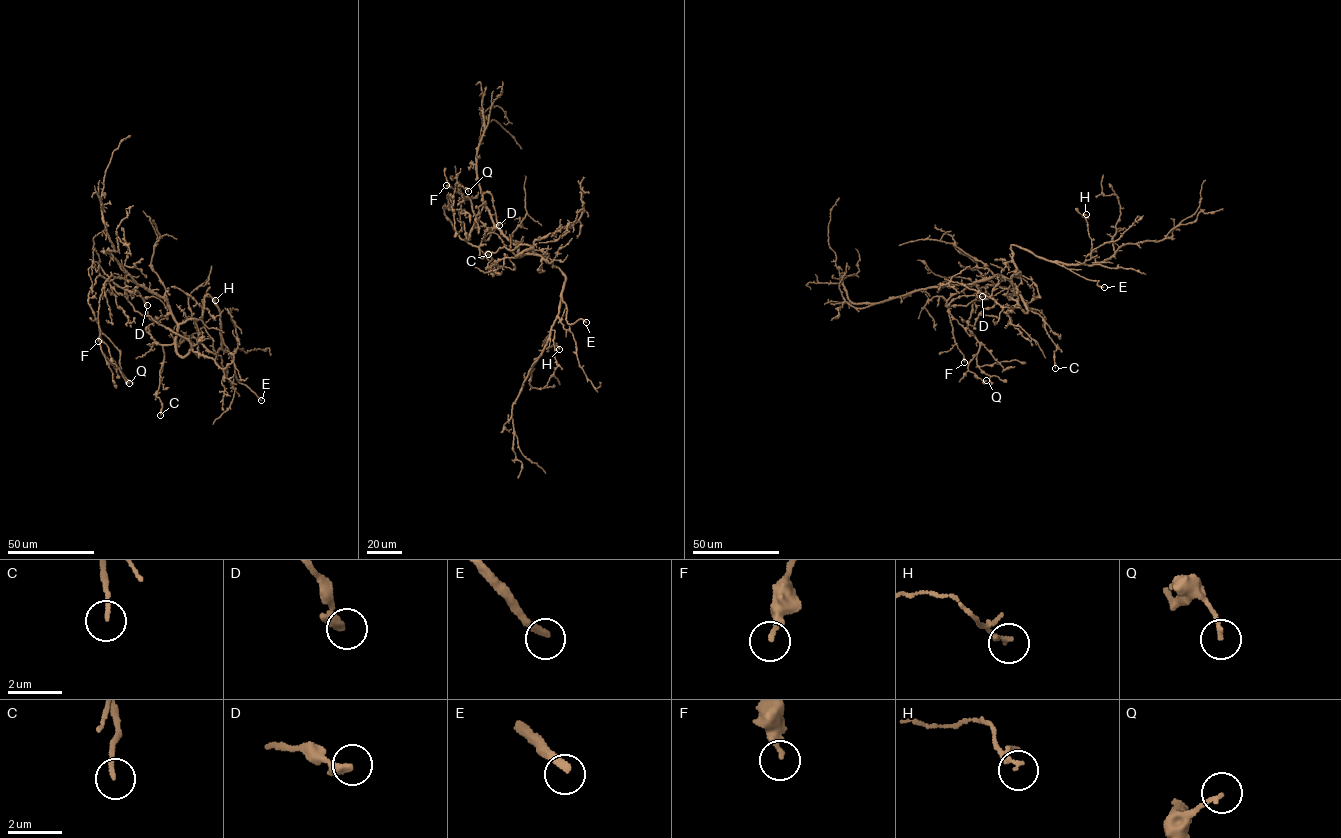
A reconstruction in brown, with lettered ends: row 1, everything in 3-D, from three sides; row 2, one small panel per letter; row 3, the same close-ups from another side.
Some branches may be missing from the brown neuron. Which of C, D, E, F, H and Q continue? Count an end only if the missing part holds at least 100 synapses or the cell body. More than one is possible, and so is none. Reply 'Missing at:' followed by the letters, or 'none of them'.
Missing at: E

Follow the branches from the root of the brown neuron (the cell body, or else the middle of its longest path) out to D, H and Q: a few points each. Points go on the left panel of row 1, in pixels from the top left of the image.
D: (177, 331), (185, 356), (187, 339), (134, 310), (108, 280), (147, 305)
H: (177, 331), (201, 316), (208, 294), (219, 312), (217, 353), (202, 311), (204, 297), (215, 300)
Q: (177, 331), (185, 356), (187, 339), (97, 277), (88, 304), (129, 383)

